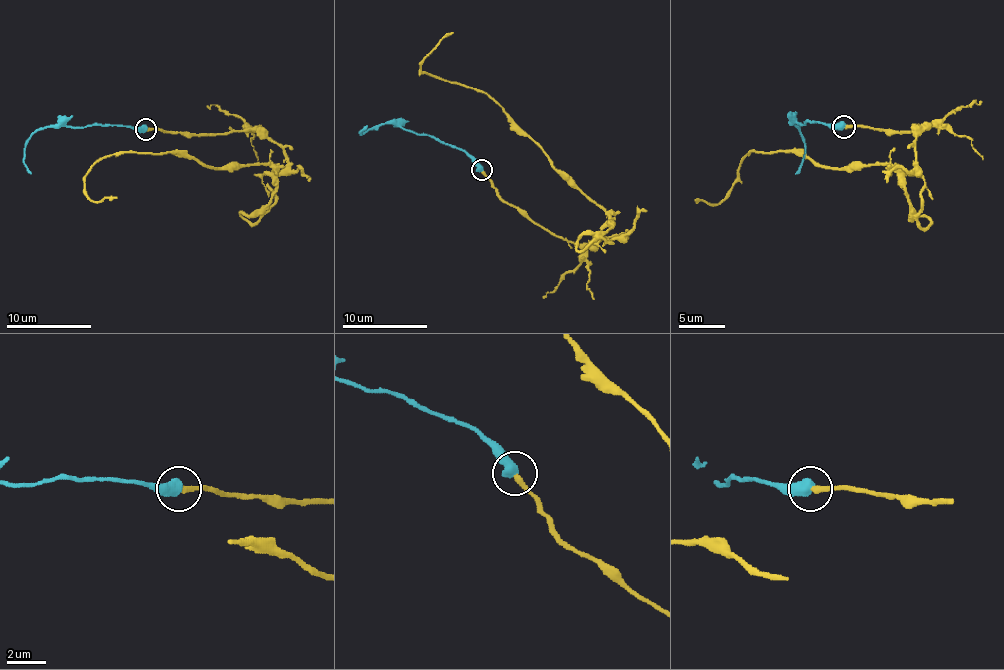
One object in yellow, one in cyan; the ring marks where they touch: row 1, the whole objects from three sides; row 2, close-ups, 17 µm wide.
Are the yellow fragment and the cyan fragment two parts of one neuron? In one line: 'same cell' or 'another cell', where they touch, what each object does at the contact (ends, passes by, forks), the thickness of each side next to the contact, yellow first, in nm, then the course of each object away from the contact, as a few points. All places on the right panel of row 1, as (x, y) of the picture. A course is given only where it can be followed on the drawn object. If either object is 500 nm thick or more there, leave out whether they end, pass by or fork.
same cell; place (843, 126); calibres 280 and 600 nm; course yellow (843, 126), (925, 128), (916, 137), (918, 174), (751, 151), (726, 196), (694, 199); course cyan (843, 126), (792, 123), (799, 130), (804, 146), (801, 167), (795, 174)

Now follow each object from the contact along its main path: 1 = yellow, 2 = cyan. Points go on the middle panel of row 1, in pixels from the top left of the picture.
1: (483, 169), (498, 195), (561, 237), (621, 237), (602, 235), (608, 216), (485, 93), (422, 72), (453, 32)
2: (481, 169), (458, 148), (398, 125), (381, 123), (360, 133), (366, 125)

